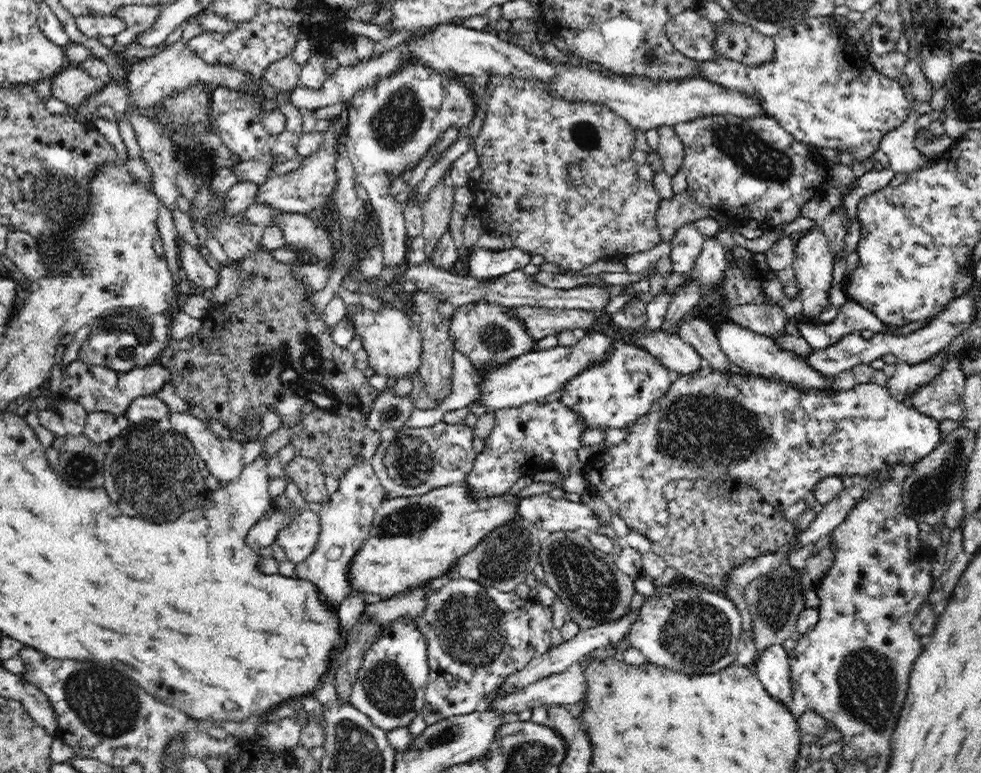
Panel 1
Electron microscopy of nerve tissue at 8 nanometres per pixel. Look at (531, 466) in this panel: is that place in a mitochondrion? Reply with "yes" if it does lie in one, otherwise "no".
no

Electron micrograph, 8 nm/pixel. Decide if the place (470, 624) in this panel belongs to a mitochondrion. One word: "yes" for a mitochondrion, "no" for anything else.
yes

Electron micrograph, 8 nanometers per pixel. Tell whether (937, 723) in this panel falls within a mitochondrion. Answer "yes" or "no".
no

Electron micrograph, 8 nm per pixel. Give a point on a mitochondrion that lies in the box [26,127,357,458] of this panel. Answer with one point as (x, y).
(130, 332)

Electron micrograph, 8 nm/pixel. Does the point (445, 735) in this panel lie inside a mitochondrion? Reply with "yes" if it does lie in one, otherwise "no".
yes

